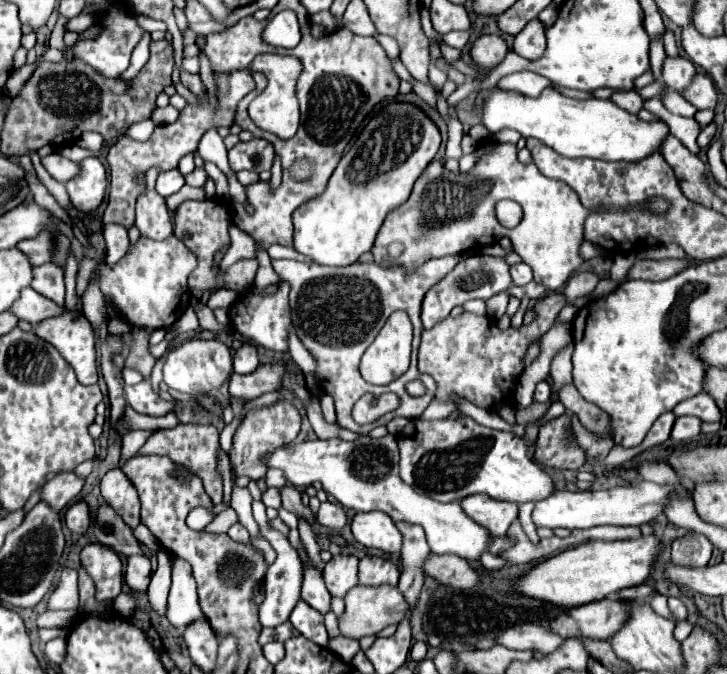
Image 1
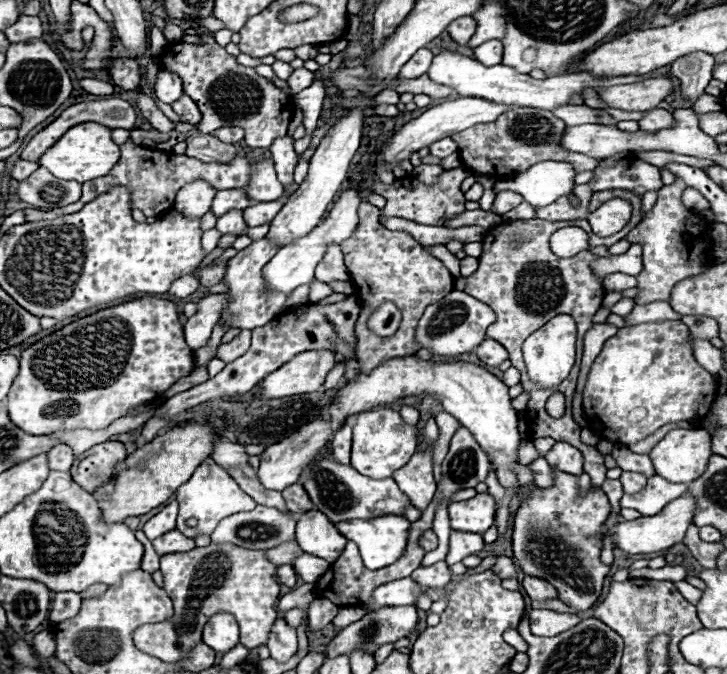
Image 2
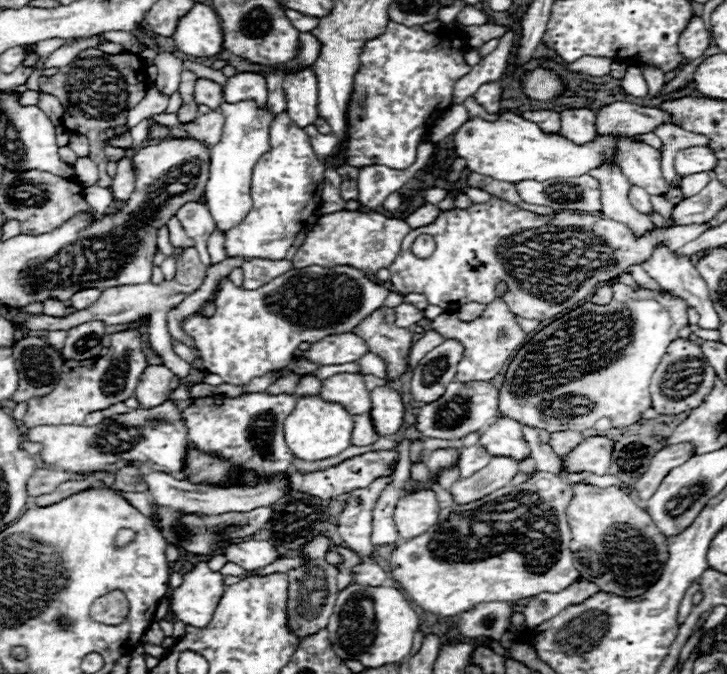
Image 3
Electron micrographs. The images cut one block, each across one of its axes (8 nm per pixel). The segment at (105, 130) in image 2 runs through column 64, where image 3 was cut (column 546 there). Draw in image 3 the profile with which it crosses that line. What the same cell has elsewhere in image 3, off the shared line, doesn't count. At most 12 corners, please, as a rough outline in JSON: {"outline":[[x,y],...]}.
{"outline":[[512,112],[454,134],[466,168],[502,182],[574,178],[620,134],[574,144]]}

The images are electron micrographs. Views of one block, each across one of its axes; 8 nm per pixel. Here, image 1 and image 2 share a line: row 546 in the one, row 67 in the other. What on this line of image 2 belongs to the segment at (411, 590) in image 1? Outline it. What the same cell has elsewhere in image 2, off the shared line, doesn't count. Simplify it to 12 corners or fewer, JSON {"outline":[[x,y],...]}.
{"outline":[[420,50],[404,64],[400,78],[418,78],[432,64],[430,50]]}

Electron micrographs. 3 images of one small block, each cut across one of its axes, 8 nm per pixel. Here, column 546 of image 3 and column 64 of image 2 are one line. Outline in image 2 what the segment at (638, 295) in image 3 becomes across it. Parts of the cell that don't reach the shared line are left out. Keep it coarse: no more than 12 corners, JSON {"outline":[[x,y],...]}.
{"outline":[[144,296],[28,346],[8,394],[36,436],[102,430],[192,370]]}

